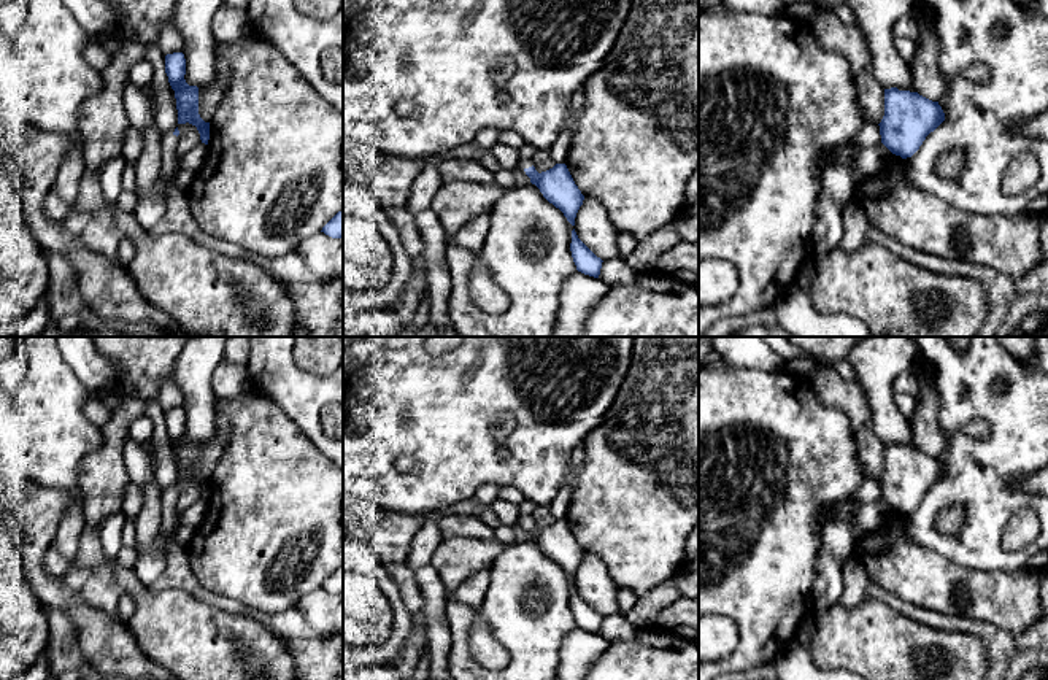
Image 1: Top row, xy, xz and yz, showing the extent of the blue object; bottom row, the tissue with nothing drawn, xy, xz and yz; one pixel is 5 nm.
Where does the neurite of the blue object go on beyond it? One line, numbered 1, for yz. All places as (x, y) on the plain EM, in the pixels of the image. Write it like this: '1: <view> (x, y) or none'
1: none

